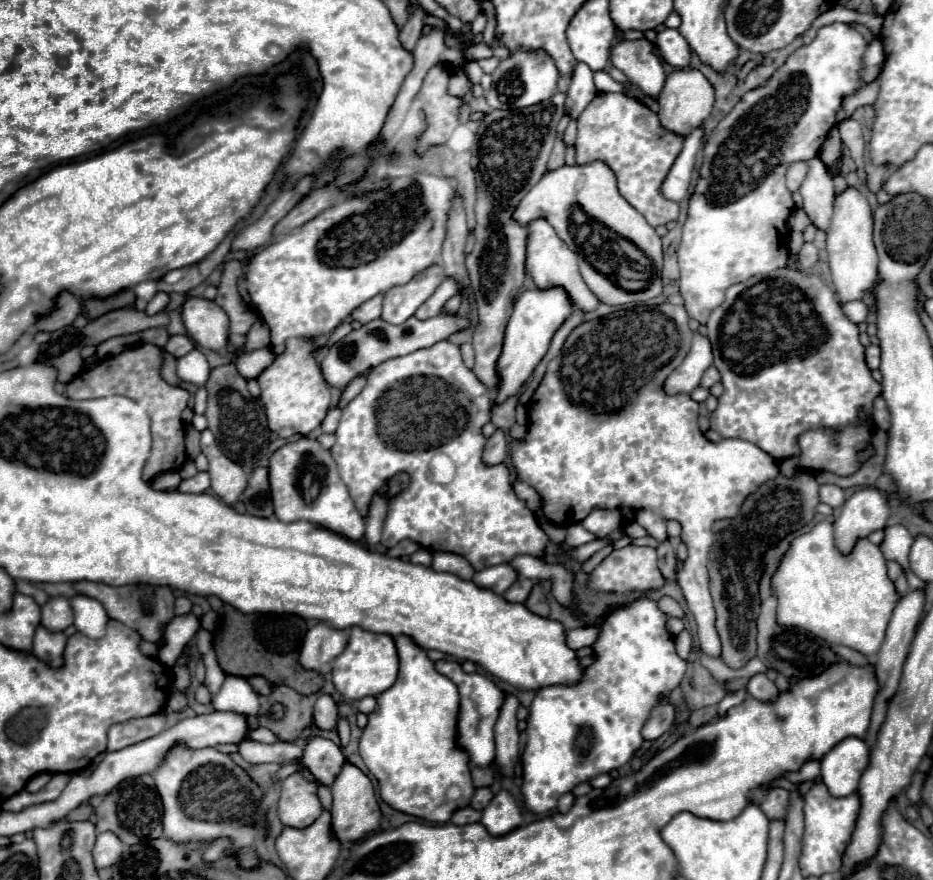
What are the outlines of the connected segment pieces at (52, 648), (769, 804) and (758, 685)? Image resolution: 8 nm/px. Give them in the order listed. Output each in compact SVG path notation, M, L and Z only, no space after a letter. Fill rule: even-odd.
M38 628L36 630L36 636L34 636L34 648L32 648L32 654L46 662L48 666L54 666L54 668L60 668L64 658L64 648L66 648L66 636L62 632L48 632L46 628Z
M772 788L764 794L762 802L760 802L760 808L762 812L770 818L770 820L776 820L776 818L786 818L786 810L788 810L788 798L790 798L790 792L784 790L784 788Z
M756 674L748 682L748 692L760 702L774 702L778 700L778 688L774 682L766 678L766 674Z

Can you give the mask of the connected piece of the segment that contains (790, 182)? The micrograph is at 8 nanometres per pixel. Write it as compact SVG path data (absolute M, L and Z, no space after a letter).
M794 162L794 164L790 164L790 168L786 172L786 186L788 186L790 192L796 192L800 188L806 172L808 172L808 164L806 162Z

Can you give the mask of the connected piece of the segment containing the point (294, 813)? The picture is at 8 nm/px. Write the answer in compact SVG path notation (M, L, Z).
M300 772L282 780L280 788L282 790L278 802L278 818L284 826L306 828L322 814L316 784L308 782Z

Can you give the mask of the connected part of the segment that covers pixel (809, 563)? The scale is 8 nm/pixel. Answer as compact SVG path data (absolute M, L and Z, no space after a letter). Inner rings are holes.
M820 522L808 534L798 536L790 544L780 570L772 578L774 596L778 598L778 622L784 626L804 628L834 646L848 646L864 656L874 656L884 642L884 632L900 594L896 592L894 582L888 578L886 560L878 546L874 546L870 540L860 540L850 556L842 556L832 542L832 524Z

